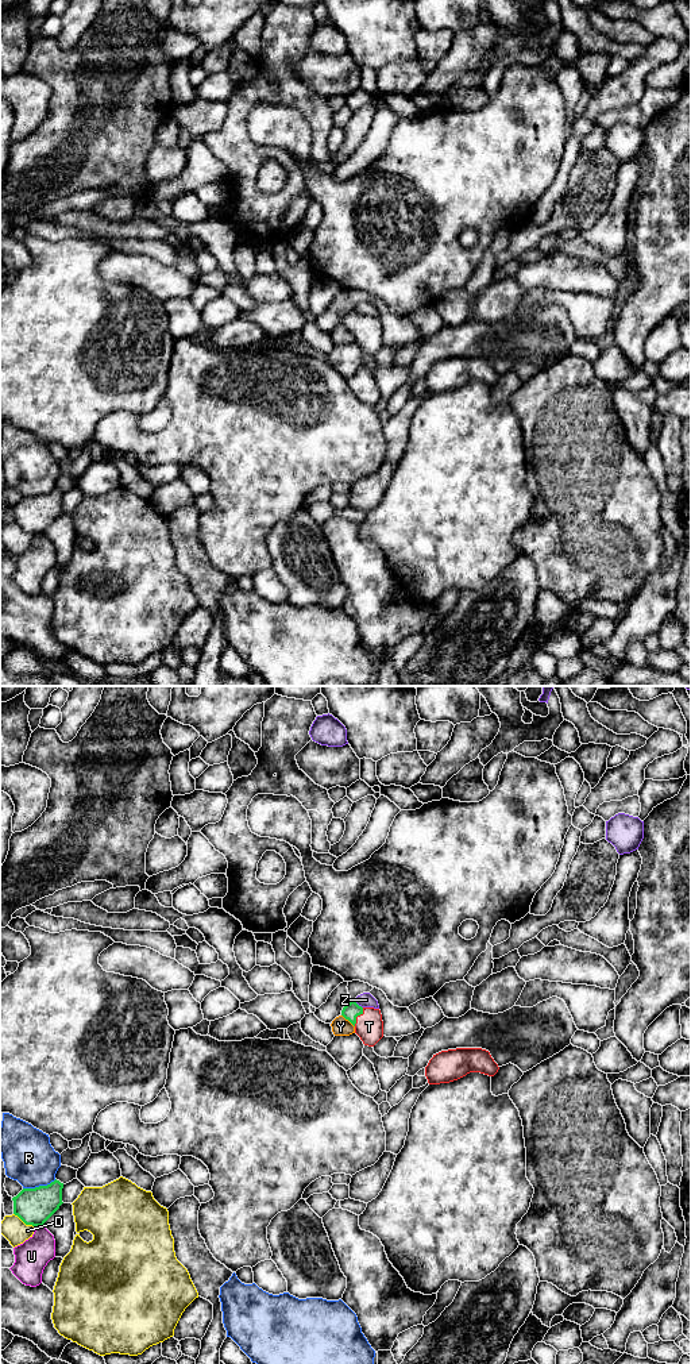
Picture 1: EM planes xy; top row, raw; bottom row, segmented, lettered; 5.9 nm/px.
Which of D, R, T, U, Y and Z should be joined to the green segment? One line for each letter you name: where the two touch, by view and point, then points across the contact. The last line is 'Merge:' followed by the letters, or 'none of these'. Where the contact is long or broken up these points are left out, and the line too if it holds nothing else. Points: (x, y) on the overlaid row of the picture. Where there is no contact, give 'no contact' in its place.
T: xy (356, 1016) | across xy (351, 1010), (356, 1016), (369, 1027)
Merge: T

